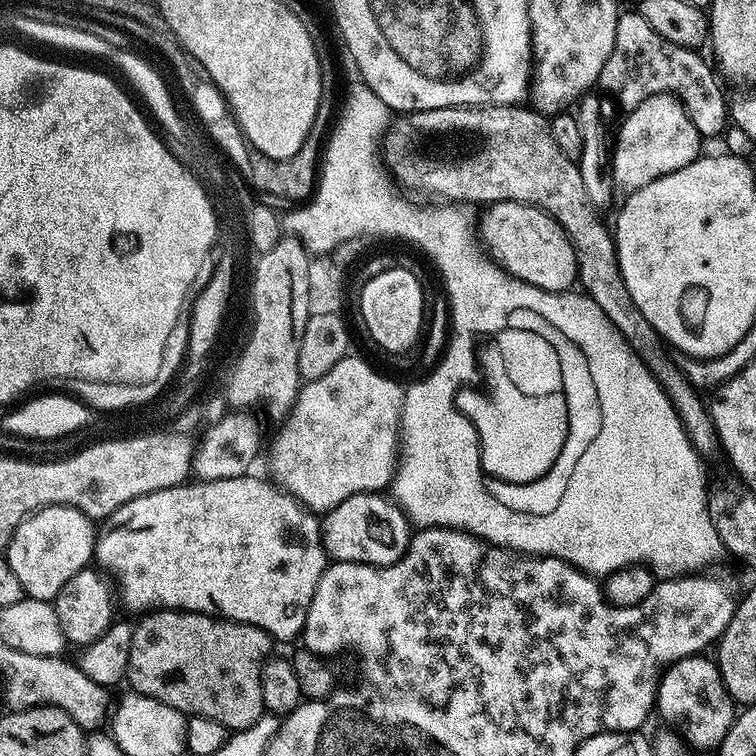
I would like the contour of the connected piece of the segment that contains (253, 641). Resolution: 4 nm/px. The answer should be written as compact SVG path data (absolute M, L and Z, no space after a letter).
M153 610L143 617L144 620L132 629L132 641L130 642L130 658L128 659L127 683L131 691L141 692L143 696L158 698L158 702L166 702L166 706L174 706L174 710L183 712L185 716L201 716L202 718L214 718L214 722L222 722L229 730L249 728L258 722L258 718L265 715L262 702L262 672L264 663L273 655L274 641L266 630L262 630L253 624L239 624L236 620L226 620L216 616L206 616L203 612L181 612L179 610Z

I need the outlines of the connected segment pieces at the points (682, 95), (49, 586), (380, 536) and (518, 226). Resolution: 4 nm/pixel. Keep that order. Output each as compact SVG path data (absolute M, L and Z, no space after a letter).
M639 10L621 11L618 18L618 30L614 34L614 50L610 50L610 58L606 58L606 66L602 66L599 87L604 87L624 110L637 108L646 98L659 92L671 92L684 103L688 116L696 123L701 137L719 137L726 128L726 104L716 89L717 73L713 65L700 57L699 51L674 46L674 42L666 42L642 18Z
M55 504L49 508L42 508L39 512L33 512L20 523L18 530L14 530L12 541L8 543L6 559L10 570L18 577L18 582L22 582L25 597L33 600L55 601L58 590L78 574L78 570L89 567L93 563L96 550L97 529L93 521L77 508L67 508L64 504Z
M359 492L323 513L324 551L333 561L373 564L376 568L384 568L404 556L410 539L410 521L403 510L385 496L375 492Z
M502 200L498 204L491 205L485 212L488 213L483 219L479 219L478 226L482 231L483 241L490 249L491 257L499 267L505 268L509 274L519 280L530 282L547 292L566 292L577 283L576 250L566 230L562 230L562 226L553 216L546 214L541 208L519 204L517 200Z

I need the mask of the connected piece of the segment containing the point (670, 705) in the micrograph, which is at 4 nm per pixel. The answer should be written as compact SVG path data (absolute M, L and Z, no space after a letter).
M700 654L680 659L665 669L657 688L656 708L666 719L685 724L682 736L697 751L717 749L736 717L736 704L722 682L719 665Z

